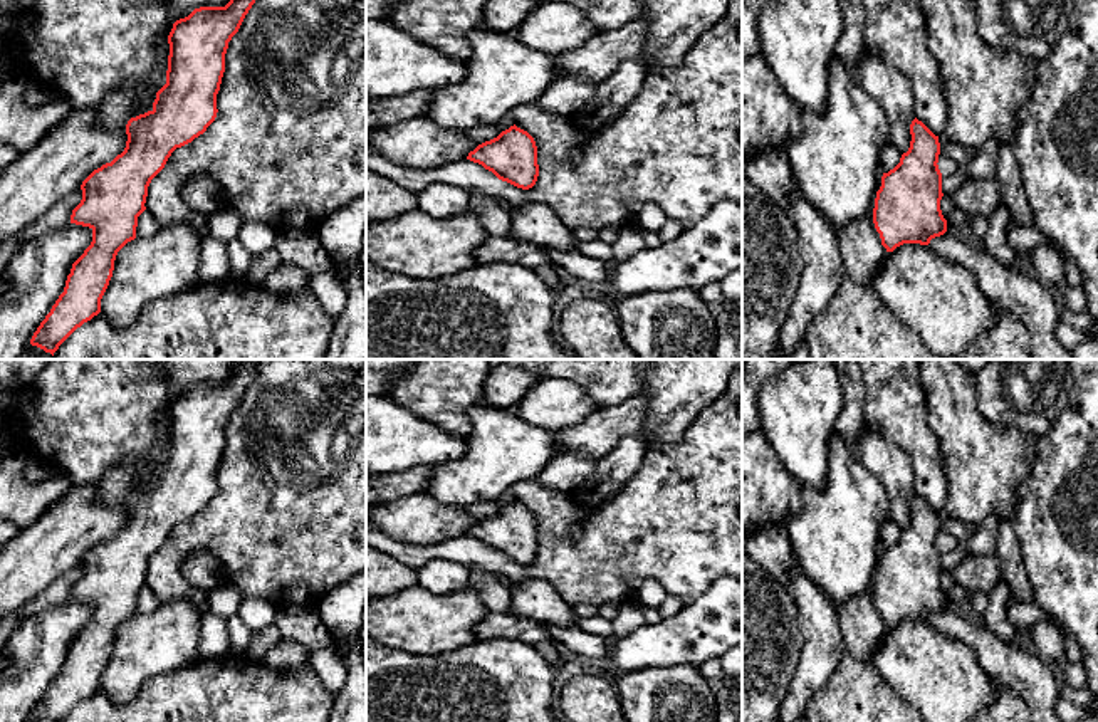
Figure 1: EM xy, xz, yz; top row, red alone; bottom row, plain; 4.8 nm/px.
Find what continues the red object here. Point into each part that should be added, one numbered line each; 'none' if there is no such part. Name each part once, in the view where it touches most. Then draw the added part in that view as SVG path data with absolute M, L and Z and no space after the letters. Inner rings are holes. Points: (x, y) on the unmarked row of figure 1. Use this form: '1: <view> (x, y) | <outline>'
none

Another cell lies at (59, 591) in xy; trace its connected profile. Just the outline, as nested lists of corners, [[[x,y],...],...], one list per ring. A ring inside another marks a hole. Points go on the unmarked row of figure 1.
[[[77,564],[71,571],[59,576],[47,589],[44,589],[34,599],[20,606],[15,613],[22,616],[32,616],[65,603],[71,598],[72,586],[81,579],[81,576],[82,566]]]

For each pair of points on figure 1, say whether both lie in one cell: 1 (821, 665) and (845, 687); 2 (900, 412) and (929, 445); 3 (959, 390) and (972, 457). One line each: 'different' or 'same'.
1: different
2: same
3: same

